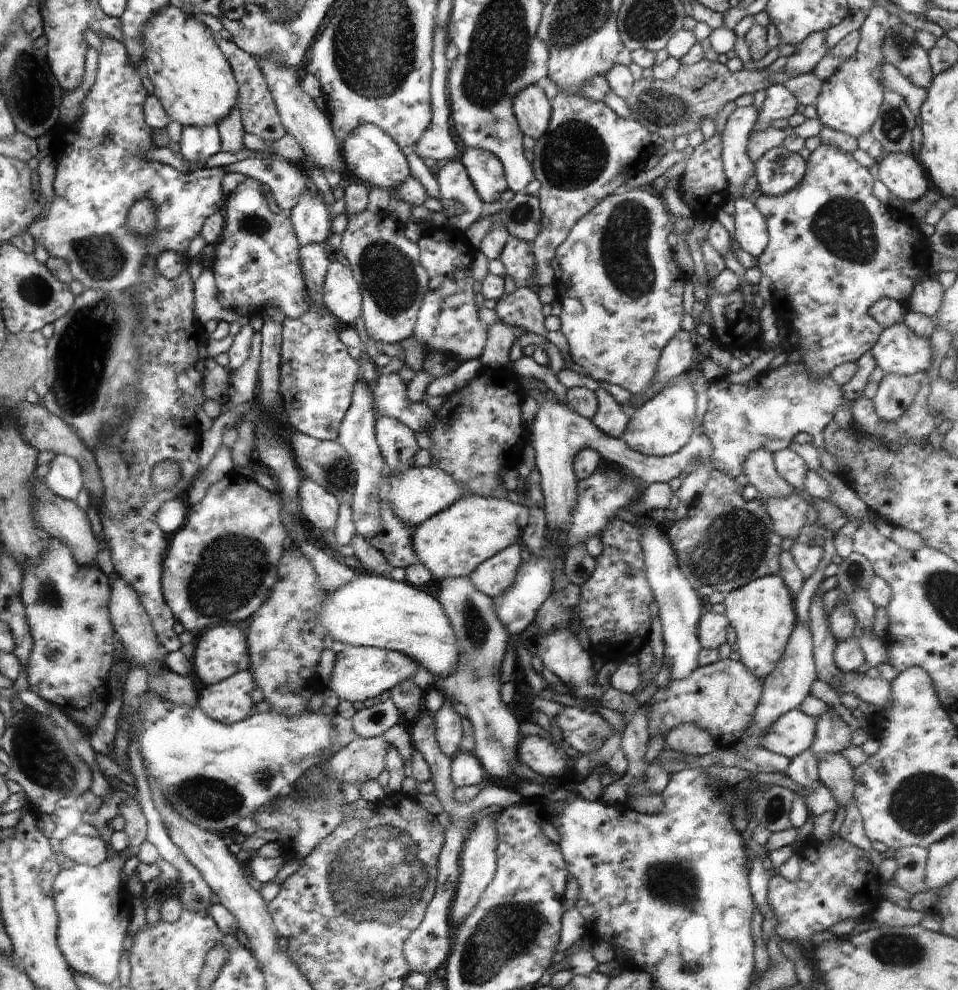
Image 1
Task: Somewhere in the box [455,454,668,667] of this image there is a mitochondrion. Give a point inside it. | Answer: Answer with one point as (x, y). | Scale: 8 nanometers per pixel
(476, 625)

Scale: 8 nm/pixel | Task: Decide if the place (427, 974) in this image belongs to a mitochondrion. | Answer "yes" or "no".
no

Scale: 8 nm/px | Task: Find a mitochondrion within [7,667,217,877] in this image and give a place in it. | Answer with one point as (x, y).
(41, 757)

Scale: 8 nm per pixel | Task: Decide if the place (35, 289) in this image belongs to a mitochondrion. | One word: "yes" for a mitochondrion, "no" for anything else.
yes

